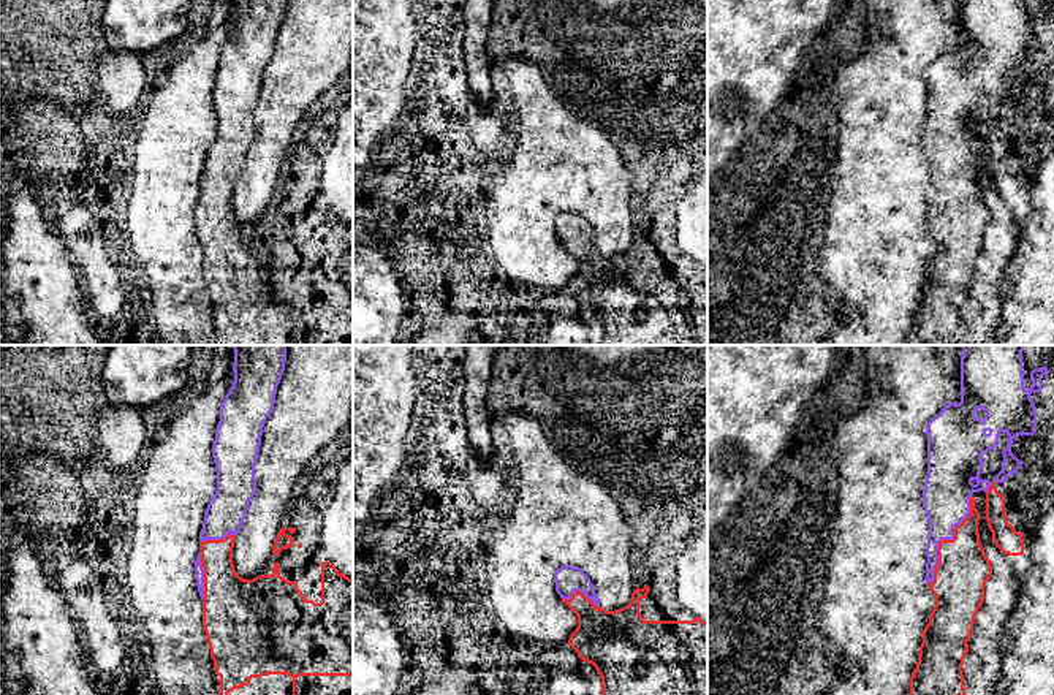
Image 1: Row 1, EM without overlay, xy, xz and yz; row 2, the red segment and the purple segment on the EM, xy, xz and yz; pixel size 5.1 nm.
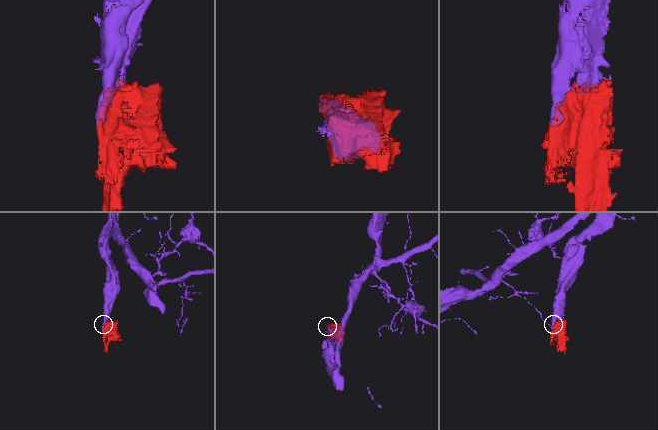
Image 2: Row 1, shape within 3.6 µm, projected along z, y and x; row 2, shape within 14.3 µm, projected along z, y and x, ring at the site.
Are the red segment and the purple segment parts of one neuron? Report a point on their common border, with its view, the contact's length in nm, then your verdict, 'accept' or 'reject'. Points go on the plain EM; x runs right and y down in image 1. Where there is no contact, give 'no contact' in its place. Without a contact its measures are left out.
yz (947, 186) | 500 nm | accept

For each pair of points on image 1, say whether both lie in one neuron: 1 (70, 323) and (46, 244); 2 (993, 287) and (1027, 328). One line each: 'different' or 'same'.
1: same
2: different

